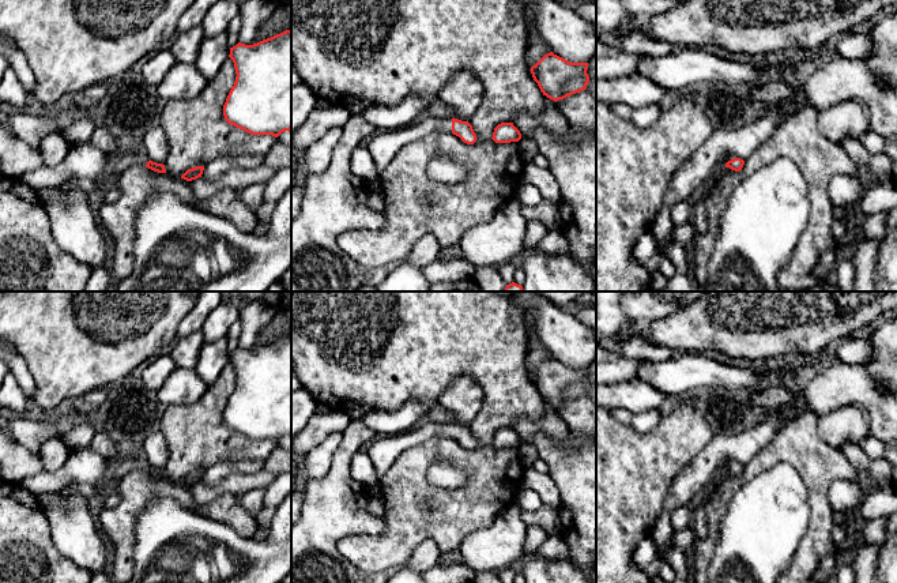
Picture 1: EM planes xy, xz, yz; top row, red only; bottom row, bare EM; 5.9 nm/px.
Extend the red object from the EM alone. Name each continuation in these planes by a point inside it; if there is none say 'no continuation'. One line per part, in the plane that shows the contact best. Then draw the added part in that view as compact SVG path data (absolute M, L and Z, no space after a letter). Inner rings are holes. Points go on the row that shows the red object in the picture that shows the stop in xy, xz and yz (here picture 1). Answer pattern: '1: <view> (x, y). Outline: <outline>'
1: xz (383, 147). Outline: M425 117L400 129L374 135L366 148L370 151L377 170L377 178L369 183L374 191L380 191L380 173L387 168L395 154L406 144L418 140L431 132L452 132L452 119Z

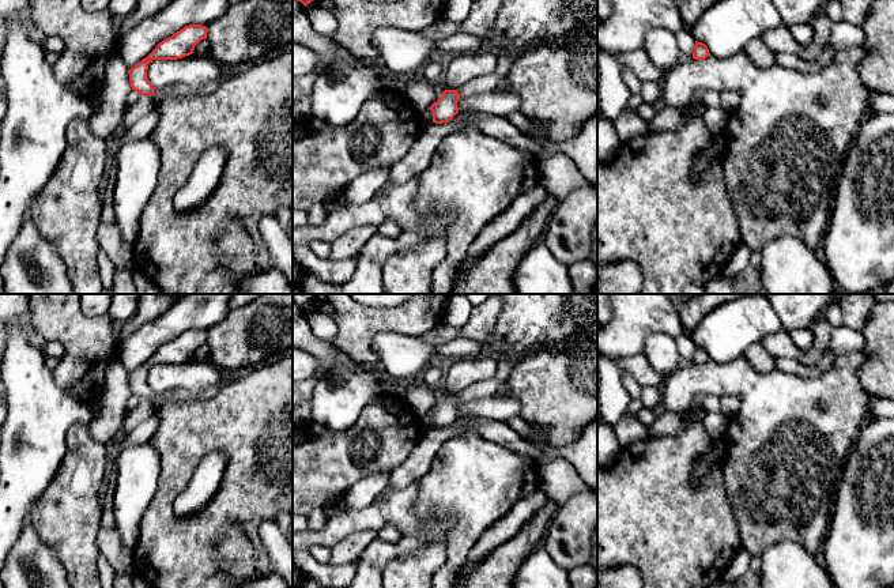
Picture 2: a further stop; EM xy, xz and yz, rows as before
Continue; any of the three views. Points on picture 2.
no continuation

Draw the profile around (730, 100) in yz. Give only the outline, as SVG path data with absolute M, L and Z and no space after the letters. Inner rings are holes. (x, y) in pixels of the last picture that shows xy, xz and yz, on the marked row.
M720 90L721 108L728 113L733 113L739 108L739 94L733 90Z

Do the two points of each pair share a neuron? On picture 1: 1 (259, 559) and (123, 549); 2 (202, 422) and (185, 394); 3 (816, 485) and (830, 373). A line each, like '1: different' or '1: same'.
1: different
2: different
3: different

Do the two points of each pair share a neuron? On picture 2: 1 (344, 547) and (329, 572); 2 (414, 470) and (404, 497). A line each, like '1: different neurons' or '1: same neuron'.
1: different neurons
2: different neurons

